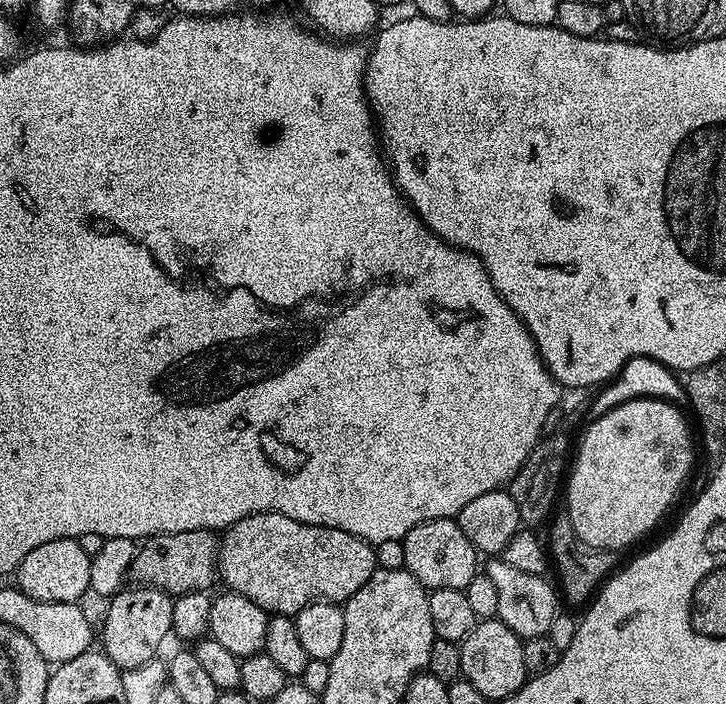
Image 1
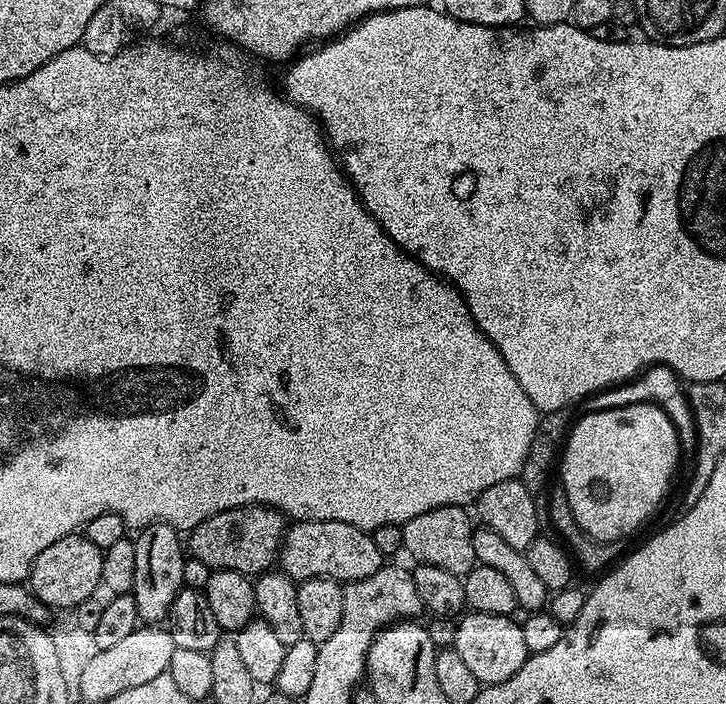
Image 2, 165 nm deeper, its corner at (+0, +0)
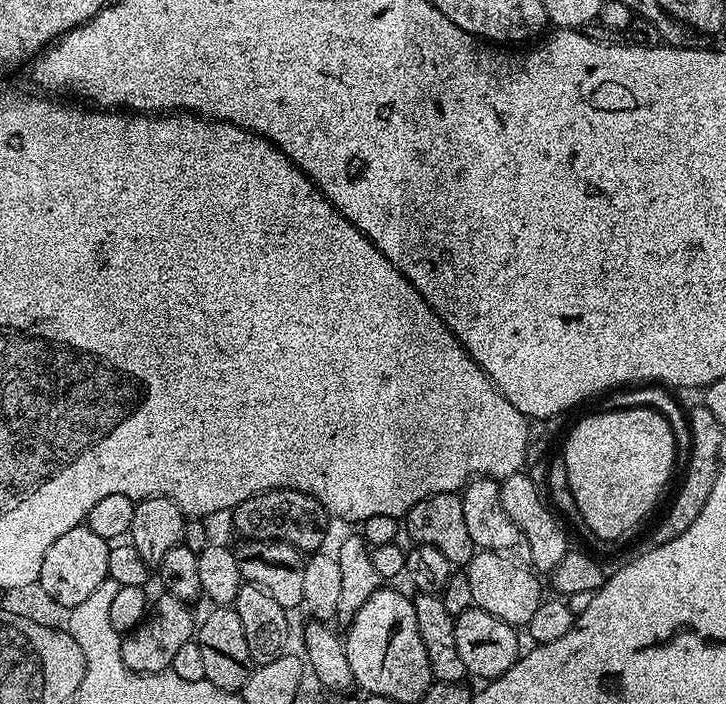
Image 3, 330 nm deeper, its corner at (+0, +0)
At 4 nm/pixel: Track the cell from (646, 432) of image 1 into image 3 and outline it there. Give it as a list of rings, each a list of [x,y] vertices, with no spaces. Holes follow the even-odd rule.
[[[634,407],[634,408],[613,408],[611,410],[603,410],[604,412],[596,412],[593,416],[584,416],[572,428],[572,433],[568,436],[568,441],[564,444],[562,455],[566,462],[566,470],[570,478],[570,490],[572,497],[576,503],[576,511],[579,519],[584,519],[584,524],[597,536],[600,540],[616,540],[619,536],[624,536],[631,530],[635,524],[640,524],[652,512],[652,507],[660,500],[660,495],[664,492],[664,487],[668,484],[668,479],[672,476],[672,470],[676,465],[676,440],[672,433],[670,422],[662,413],[651,407]]]

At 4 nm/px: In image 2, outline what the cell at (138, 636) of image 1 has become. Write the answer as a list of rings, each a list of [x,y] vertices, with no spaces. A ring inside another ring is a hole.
[[[145,524],[139,529],[140,537],[134,540],[134,582],[130,595],[138,610],[141,621],[148,626],[156,626],[167,621],[168,611],[174,598],[185,587],[182,566],[186,559],[182,547],[182,536],[173,525]],[[180,536],[181,540],[180,540]],[[181,548],[181,549],[180,549]]]

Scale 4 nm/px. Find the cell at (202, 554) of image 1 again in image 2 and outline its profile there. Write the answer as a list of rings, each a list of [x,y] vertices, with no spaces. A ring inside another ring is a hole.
[[[247,504],[234,510],[222,510],[222,514],[206,518],[206,522],[191,529],[189,536],[192,537],[189,540],[187,537],[186,548],[208,568],[234,570],[243,576],[255,578],[277,563],[280,547],[284,545],[285,531],[286,517],[283,512],[263,504]]]

